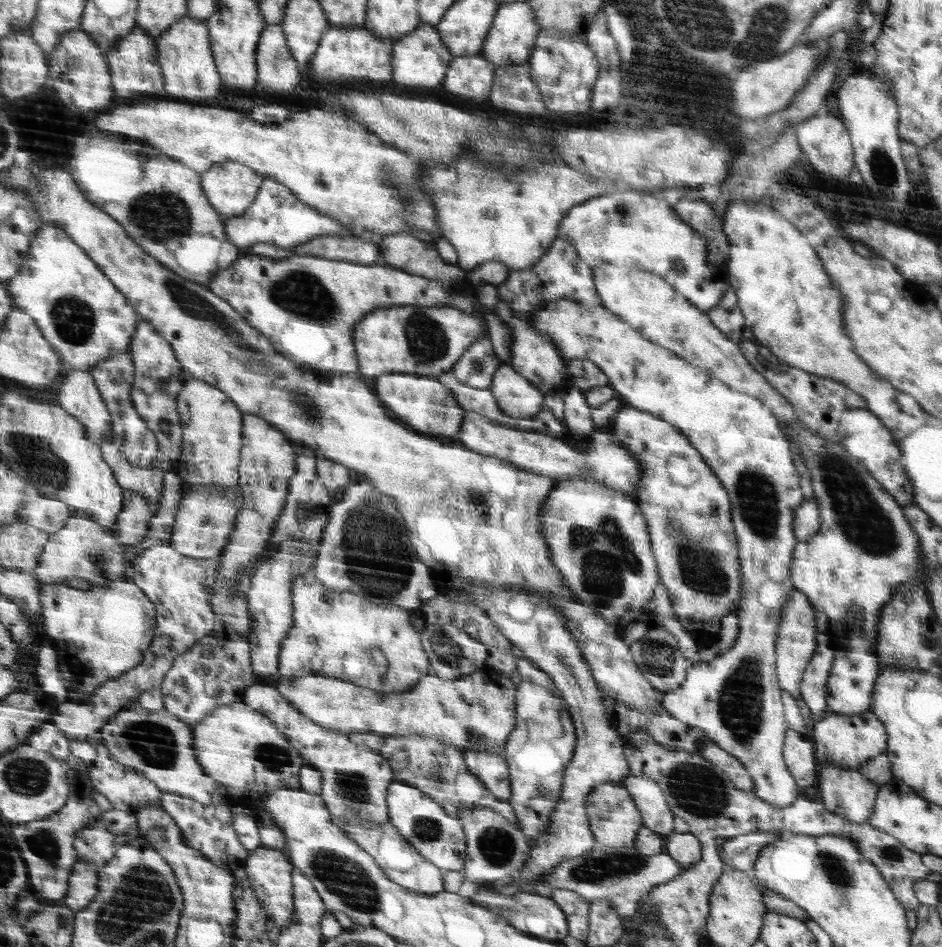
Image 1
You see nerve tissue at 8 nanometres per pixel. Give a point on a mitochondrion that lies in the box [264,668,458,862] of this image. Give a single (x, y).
(354, 788)

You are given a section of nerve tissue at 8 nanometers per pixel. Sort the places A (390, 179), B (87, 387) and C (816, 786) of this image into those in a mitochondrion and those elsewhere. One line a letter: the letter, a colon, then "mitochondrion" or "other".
A: mitochondrion
B: other
C: other

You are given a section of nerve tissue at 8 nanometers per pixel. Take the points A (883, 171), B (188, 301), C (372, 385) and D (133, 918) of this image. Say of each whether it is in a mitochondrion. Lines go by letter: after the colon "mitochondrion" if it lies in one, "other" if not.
A: mitochondrion
B: mitochondrion
C: other
D: mitochondrion

